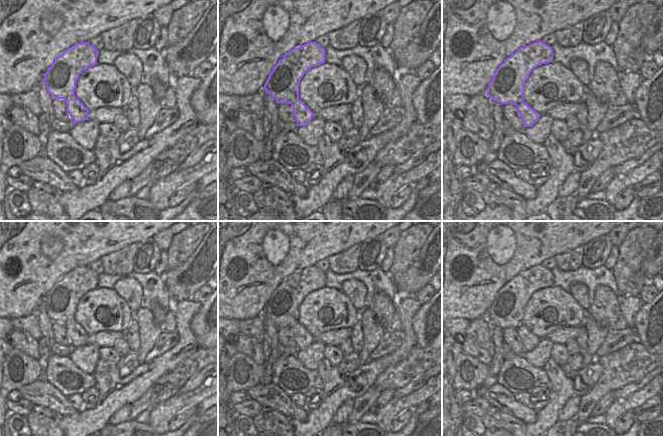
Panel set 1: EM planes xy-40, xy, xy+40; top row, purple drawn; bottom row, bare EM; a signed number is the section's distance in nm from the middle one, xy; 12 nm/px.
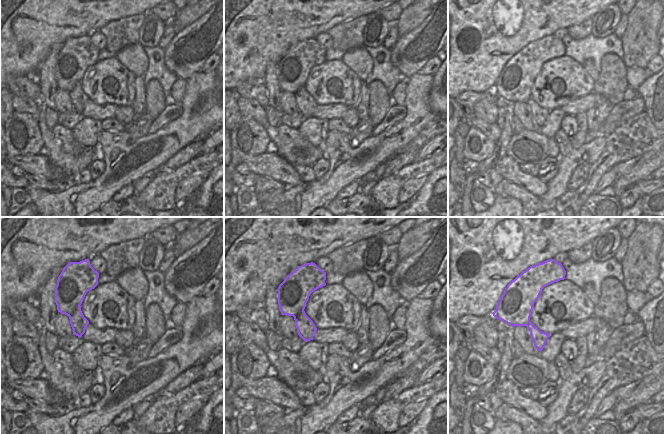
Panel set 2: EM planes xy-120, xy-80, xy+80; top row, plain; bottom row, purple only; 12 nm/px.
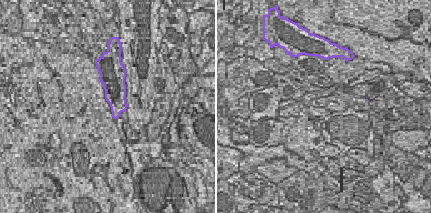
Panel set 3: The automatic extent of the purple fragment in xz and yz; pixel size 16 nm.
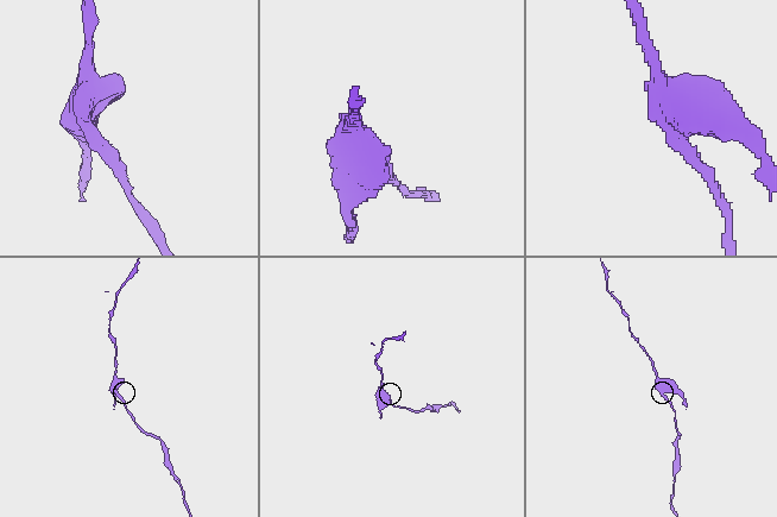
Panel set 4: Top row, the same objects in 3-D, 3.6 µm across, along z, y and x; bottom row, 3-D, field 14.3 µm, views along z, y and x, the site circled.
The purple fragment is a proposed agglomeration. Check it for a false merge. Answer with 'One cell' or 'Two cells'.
Two cells.

